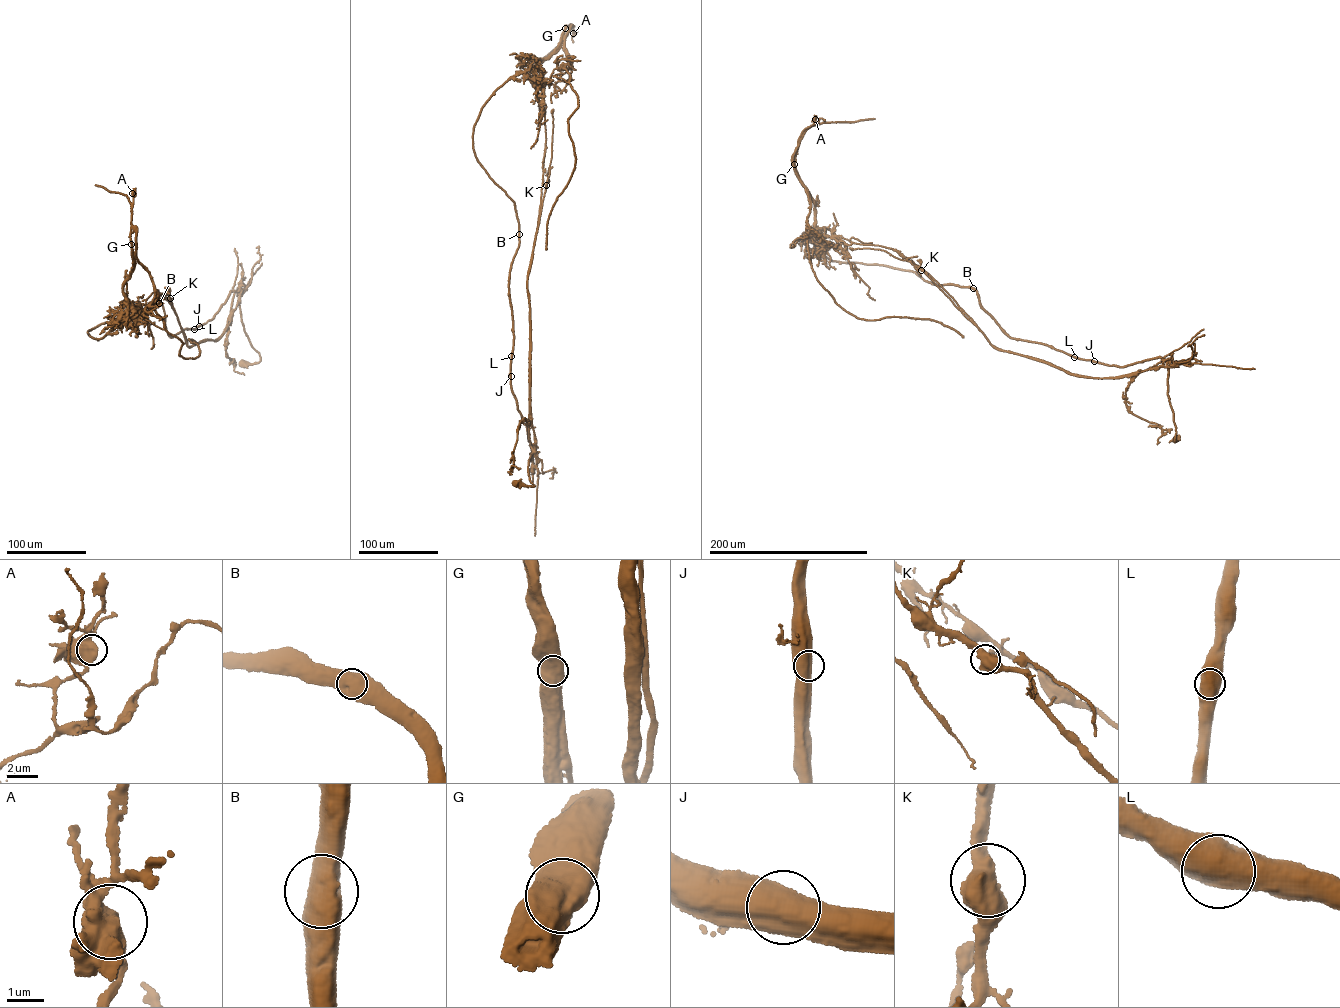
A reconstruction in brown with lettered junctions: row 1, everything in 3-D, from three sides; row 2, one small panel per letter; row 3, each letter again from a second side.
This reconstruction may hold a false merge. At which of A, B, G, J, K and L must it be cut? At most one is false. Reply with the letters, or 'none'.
G

